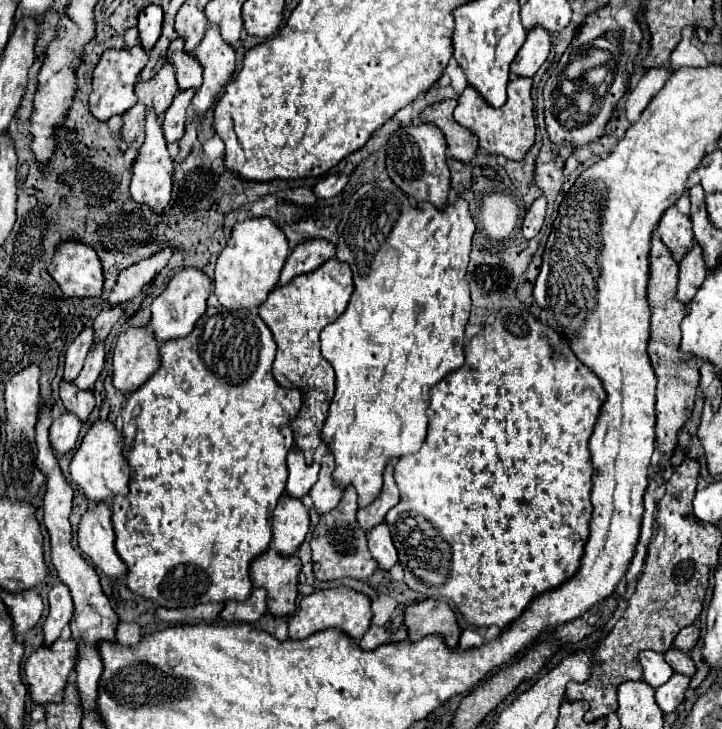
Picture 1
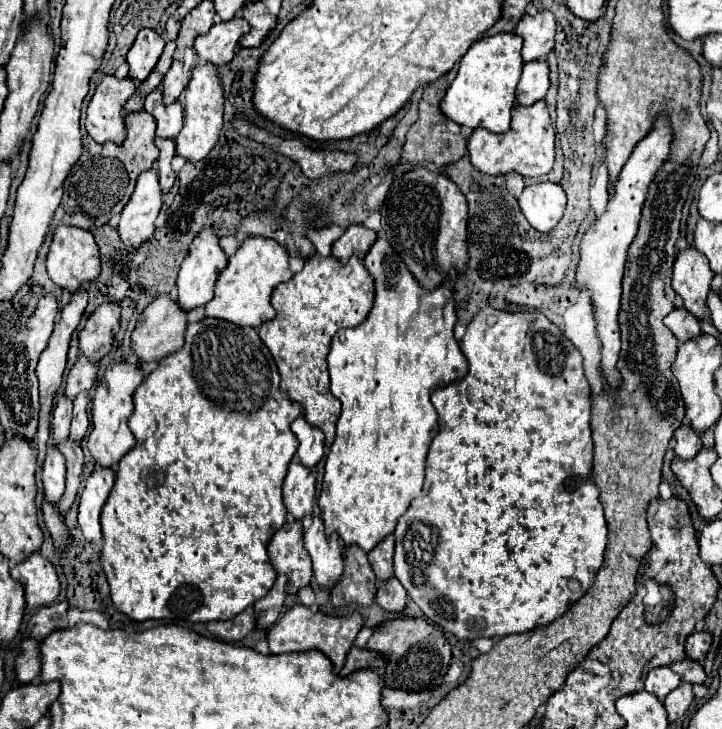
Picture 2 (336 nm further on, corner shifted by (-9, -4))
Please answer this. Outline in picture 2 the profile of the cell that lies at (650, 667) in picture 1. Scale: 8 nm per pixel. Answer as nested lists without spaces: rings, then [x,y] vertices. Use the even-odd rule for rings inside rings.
[[[657,667],[647,673],[645,691],[657,695],[661,701],[681,683],[681,679],[669,667]]]

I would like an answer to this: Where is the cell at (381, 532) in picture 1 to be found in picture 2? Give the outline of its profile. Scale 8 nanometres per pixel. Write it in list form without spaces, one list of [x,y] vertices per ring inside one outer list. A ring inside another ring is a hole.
[[[393,577],[389,583],[381,583],[379,585],[375,601],[377,601],[377,605],[381,609],[385,609],[389,613],[401,613],[405,609],[405,605],[407,605],[407,591]]]

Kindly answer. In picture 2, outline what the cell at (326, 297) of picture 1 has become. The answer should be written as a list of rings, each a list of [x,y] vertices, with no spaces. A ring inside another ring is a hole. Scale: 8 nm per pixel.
[[[313,253],[299,273],[275,287],[271,305],[277,317],[259,327],[259,337],[277,363],[281,391],[305,409],[305,419],[311,425],[325,433],[325,447],[331,447],[335,439],[335,423],[341,413],[341,403],[329,393],[329,343],[341,327],[357,327],[367,319],[373,297],[375,281],[361,259],[351,257],[347,263],[341,263],[333,255],[321,257]]]

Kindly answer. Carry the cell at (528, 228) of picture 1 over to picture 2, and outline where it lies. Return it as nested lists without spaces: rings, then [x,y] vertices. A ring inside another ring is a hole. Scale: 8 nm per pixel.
[[[537,183],[523,189],[517,203],[525,219],[541,233],[551,231],[565,211],[565,191],[559,183]]]

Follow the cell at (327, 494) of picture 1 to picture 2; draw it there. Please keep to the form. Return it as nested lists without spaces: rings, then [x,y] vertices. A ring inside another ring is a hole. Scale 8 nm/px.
[[[317,515],[313,525],[305,531],[305,549],[309,551],[313,563],[313,581],[321,589],[333,589],[343,573],[343,547],[339,545],[339,537],[327,537],[323,533],[323,521]]]

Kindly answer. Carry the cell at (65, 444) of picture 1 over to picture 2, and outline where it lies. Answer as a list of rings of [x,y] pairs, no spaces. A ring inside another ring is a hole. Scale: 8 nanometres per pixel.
[[[51,447],[45,457],[41,481],[43,481],[45,501],[51,505],[57,505],[65,491],[65,457],[55,447]]]

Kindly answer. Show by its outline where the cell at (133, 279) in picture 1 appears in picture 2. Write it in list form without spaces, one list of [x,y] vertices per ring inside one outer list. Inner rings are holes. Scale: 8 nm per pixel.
[[[105,303],[89,315],[83,331],[79,333],[79,351],[89,361],[99,361],[111,351],[115,333],[119,331],[121,307],[119,303]]]

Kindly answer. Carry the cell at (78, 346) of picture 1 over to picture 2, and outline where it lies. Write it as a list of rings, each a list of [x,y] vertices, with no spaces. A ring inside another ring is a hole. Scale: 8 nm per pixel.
[[[61,397],[57,401],[55,411],[53,411],[53,419],[51,419],[51,439],[49,439],[49,445],[57,447],[61,441],[65,441],[69,437],[71,409],[73,409],[73,401],[69,401],[67,397]]]

